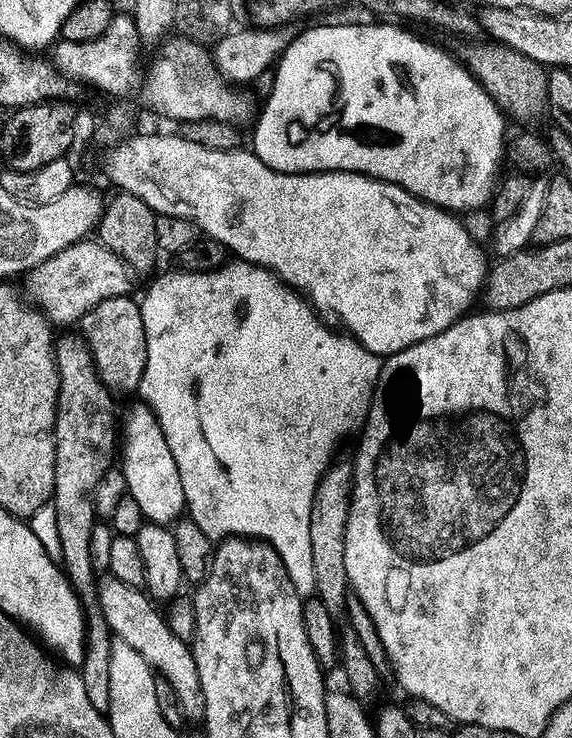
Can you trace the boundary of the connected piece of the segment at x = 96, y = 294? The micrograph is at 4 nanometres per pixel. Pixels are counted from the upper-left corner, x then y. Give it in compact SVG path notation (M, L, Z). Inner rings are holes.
M85 238L58 250L27 280L28 288L37 300L35 303L42 309L49 325L57 326L68 324L72 319L81 321L89 310L107 298L127 295L131 291L130 277L131 271L123 260L95 239Z

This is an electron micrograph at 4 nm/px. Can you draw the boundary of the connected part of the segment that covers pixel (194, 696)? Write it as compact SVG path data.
M109 579L107 583L105 588L103 585L99 589L98 595L100 609L113 637L134 646L134 650L138 650L138 654L146 658L149 666L167 679L174 688L184 716L189 721L199 721L204 715L204 695L198 678L198 666L194 666L189 642L171 632L167 619L158 610L160 608L139 587L113 579Z

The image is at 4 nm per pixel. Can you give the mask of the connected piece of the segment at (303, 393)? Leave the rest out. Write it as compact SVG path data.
M239 258L212 272L174 270L169 276L162 276L149 286L148 293L145 294L144 300L139 301L139 306L146 330L148 361L138 392L139 395L145 396L141 397L156 413L162 426L162 434L170 446L170 454L174 454L174 462L178 462L187 515L213 542L231 537L233 534L240 538L259 538L267 542L286 566L296 591L301 594L311 593L316 586L314 558L310 558L310 522L316 491L334 463L332 455L335 454L340 439L350 435L352 431L355 433L363 425L368 410L374 403L380 383L381 357L366 354L364 348L351 335L339 336L338 333L331 332L316 317L317 309L297 289L285 284L271 268L261 268L259 263Z

